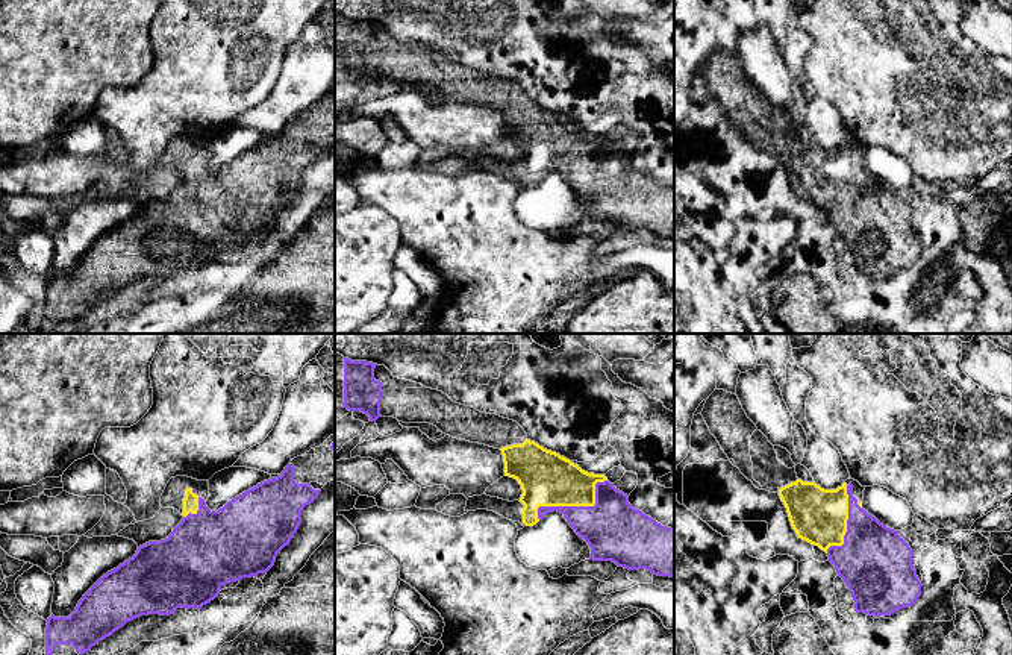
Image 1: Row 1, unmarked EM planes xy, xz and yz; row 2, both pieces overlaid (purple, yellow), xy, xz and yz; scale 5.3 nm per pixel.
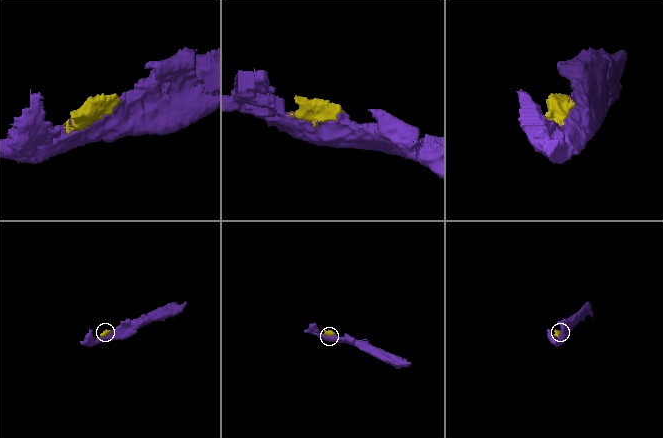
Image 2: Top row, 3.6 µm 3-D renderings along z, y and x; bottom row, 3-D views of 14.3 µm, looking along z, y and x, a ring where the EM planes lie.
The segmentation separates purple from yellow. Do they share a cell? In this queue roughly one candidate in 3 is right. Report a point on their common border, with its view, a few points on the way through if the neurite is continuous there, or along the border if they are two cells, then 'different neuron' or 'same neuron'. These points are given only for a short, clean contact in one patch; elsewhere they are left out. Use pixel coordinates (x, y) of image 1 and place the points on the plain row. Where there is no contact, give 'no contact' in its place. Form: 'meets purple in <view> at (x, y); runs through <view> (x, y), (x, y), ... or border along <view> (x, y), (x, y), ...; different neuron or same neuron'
meets purple in xz at (576, 167); different neuron

